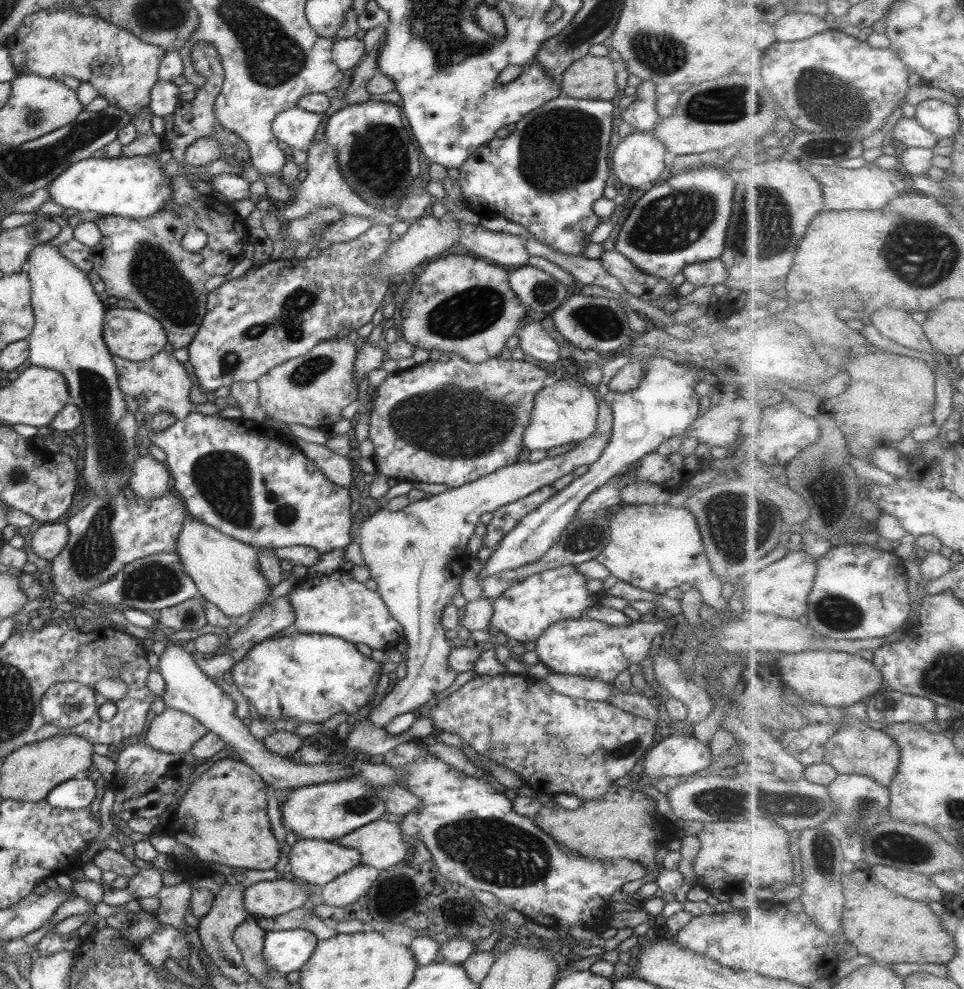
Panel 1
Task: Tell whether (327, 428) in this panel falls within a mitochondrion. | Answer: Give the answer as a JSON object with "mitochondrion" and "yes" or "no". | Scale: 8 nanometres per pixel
{"mitochondrion":"no"}

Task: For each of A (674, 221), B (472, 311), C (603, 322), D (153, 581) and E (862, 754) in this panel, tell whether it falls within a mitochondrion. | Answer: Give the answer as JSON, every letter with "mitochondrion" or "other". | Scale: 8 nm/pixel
{"A":"mitochondrion","B":"mitochondrion","C":"mitochondrion","D":"mitochondrion","E":"other"}

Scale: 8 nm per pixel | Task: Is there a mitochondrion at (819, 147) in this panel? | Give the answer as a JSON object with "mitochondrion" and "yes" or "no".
{"mitochondrion":"yes"}

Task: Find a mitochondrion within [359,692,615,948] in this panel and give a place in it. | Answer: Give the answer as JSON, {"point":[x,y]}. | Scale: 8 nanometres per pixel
{"point":[503,854]}

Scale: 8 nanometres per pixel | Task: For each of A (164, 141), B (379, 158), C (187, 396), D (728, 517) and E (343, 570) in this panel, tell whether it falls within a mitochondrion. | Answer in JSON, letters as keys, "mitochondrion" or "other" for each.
{"A":"other","B":"mitochondrion","C":"other","D":"mitochondrion","E":"other"}

